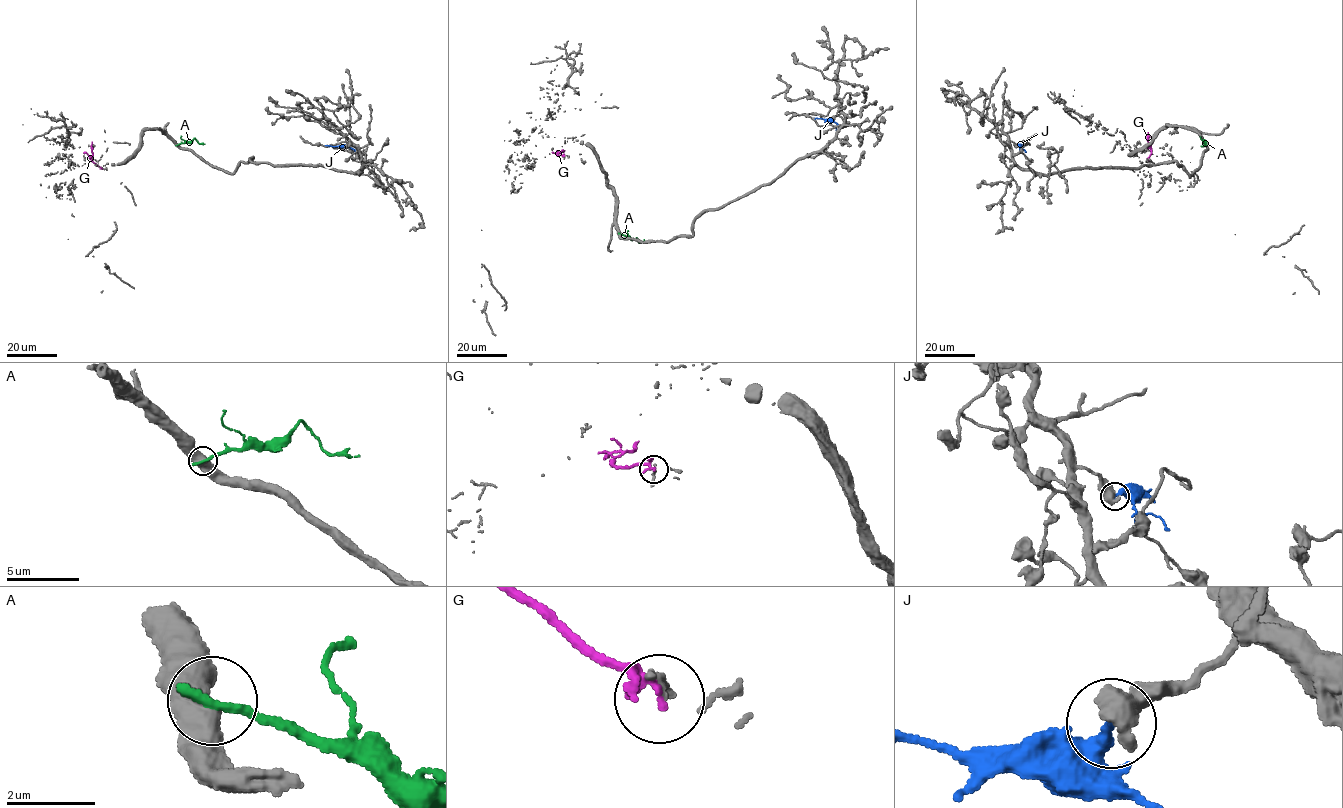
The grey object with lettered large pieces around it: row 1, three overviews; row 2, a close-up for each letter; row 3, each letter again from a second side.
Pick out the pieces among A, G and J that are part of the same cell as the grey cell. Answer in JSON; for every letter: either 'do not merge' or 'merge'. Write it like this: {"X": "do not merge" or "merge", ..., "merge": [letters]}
{"A": "do not merge", "G": "do not merge", "J": "do not merge", "merge": []}

